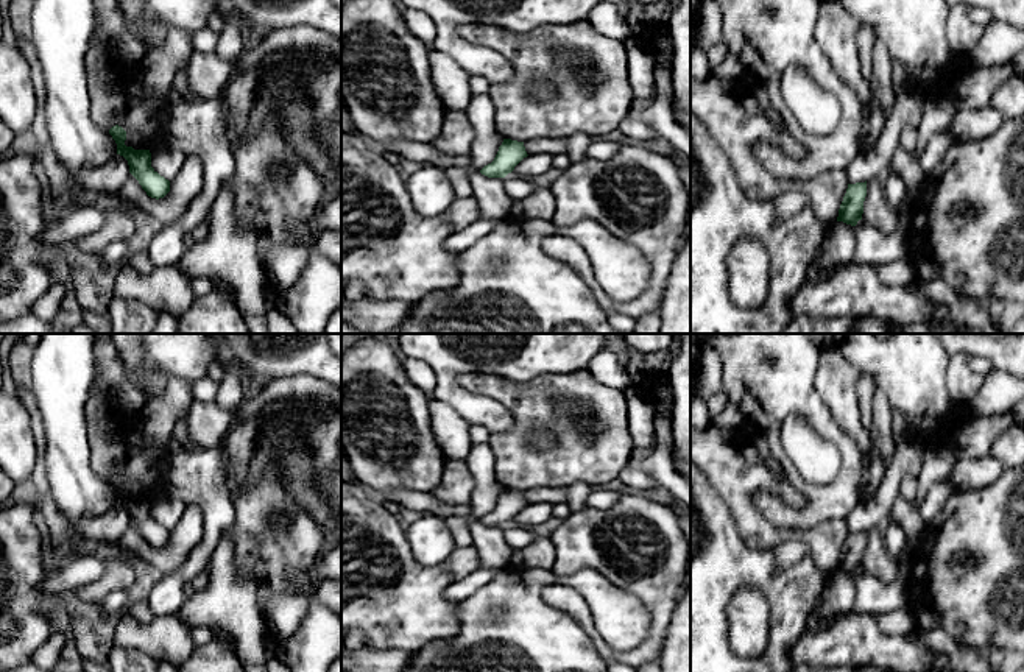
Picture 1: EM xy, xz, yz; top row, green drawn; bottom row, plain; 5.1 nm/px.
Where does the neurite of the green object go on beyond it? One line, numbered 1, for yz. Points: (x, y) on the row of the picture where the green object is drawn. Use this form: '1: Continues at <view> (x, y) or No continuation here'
1: No continuation here

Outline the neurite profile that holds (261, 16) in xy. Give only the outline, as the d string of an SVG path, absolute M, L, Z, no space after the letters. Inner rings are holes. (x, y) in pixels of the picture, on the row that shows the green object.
M223 0L254 31L305 25L341 37L341 9L330 0Z

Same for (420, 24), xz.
M402 8L402 17L408 30L421 41L432 42L435 39L436 36L435 23L427 14L411 8Z

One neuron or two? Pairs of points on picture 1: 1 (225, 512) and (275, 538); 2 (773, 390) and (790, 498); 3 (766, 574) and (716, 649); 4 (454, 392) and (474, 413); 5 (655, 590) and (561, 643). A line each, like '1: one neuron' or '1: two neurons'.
1: two neurons
2: two neurons
3: one neuron
4: one neuron
5: two neurons

